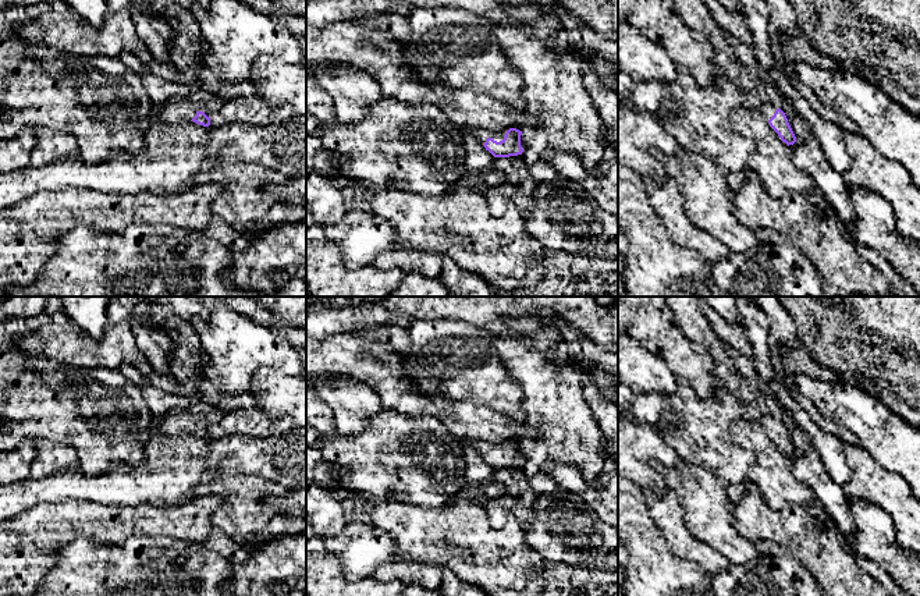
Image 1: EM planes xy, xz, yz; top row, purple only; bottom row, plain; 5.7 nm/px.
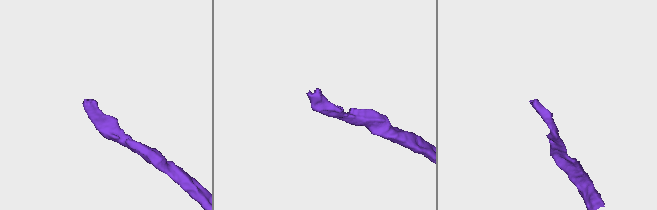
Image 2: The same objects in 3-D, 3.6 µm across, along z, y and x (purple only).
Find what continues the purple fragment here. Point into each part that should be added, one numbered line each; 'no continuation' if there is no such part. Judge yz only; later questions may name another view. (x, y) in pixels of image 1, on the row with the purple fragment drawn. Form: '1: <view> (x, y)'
1: yz (695, 13)

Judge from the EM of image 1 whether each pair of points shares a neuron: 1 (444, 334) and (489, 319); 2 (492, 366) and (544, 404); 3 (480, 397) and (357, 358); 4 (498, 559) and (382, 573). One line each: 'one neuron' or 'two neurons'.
1: two neurons
2: two neurons
3: two neurons
4: two neurons

